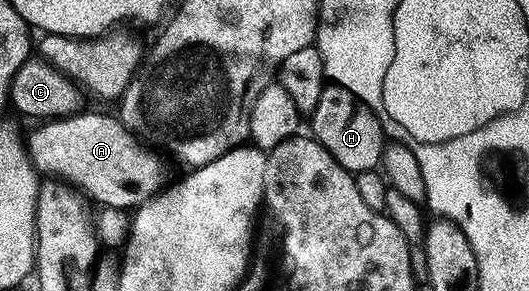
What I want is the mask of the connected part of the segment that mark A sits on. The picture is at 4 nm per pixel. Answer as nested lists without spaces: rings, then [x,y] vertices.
[[[88,109],[79,115],[69,115],[67,119],[49,119],[33,127],[36,128],[33,129],[32,135],[30,131],[26,142],[28,156],[31,157],[37,172],[44,174],[45,171],[48,177],[55,177],[79,189],[89,200],[92,198],[94,202],[100,203],[96,205],[101,208],[135,209],[161,190],[159,157],[154,152],[147,151],[144,148],[147,146],[131,131],[127,131],[115,114],[99,115],[98,112]]]

